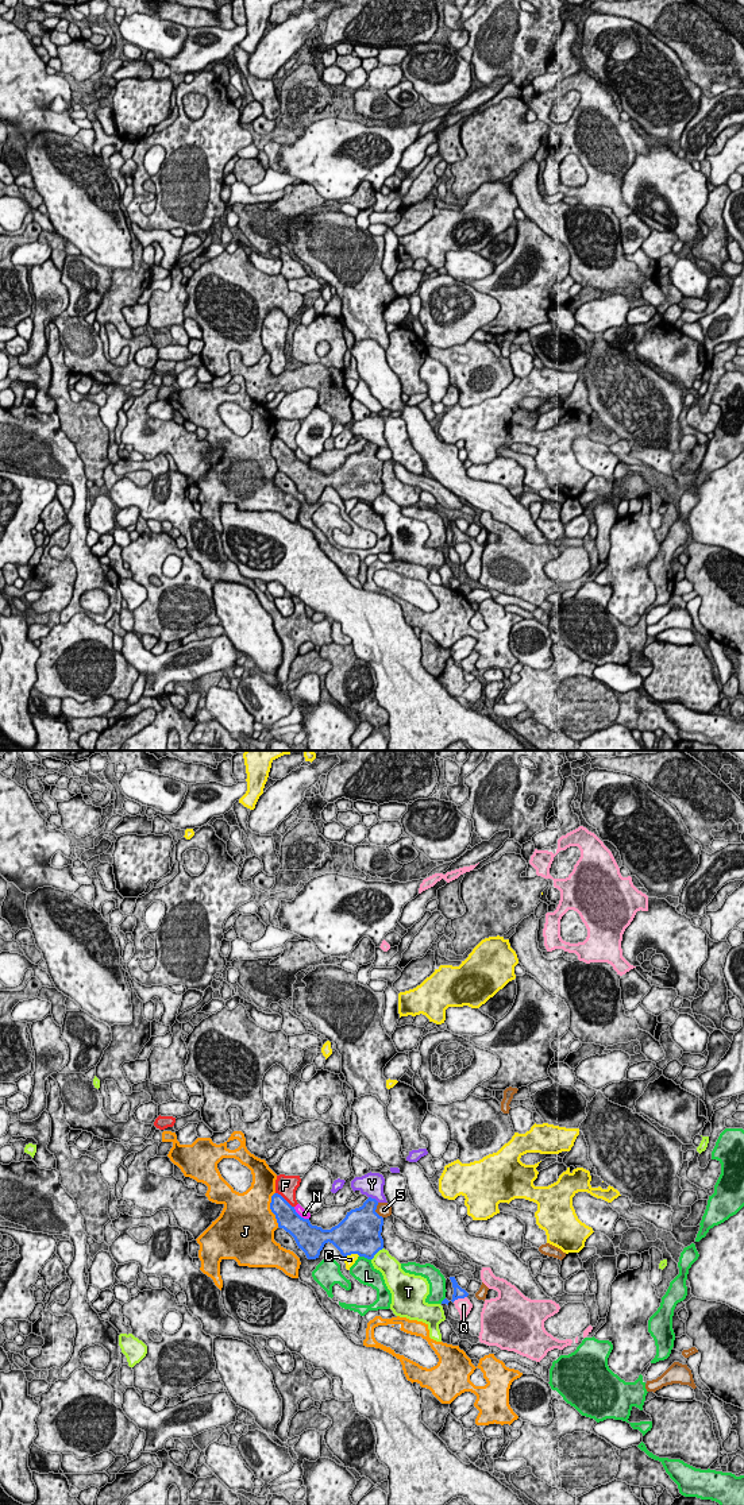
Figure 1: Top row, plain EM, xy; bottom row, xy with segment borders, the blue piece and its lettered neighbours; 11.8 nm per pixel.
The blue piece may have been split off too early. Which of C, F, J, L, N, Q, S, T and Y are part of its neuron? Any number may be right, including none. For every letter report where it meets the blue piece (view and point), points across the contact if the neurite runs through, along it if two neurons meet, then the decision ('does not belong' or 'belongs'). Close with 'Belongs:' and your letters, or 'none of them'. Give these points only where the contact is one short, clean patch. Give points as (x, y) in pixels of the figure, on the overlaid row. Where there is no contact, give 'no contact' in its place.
C: xy (351, 1253) | does not belong
F: xy (284, 1199) | does not belong
J: xy (270, 1208) | does not belong
L: xy (365, 1257) | does not belong
N: xy (299, 1215) | does not belong
Q: xy (459, 1297) | does not belong
S: xy (374, 1211) | does not belong
T: xy (376, 1253) | does not belong
Y: xy (374, 1199) | does not belong
Belongs: none of them

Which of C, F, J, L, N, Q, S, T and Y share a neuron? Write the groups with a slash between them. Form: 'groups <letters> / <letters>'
groups C / F / J / L / N / Q / S / T / Y

